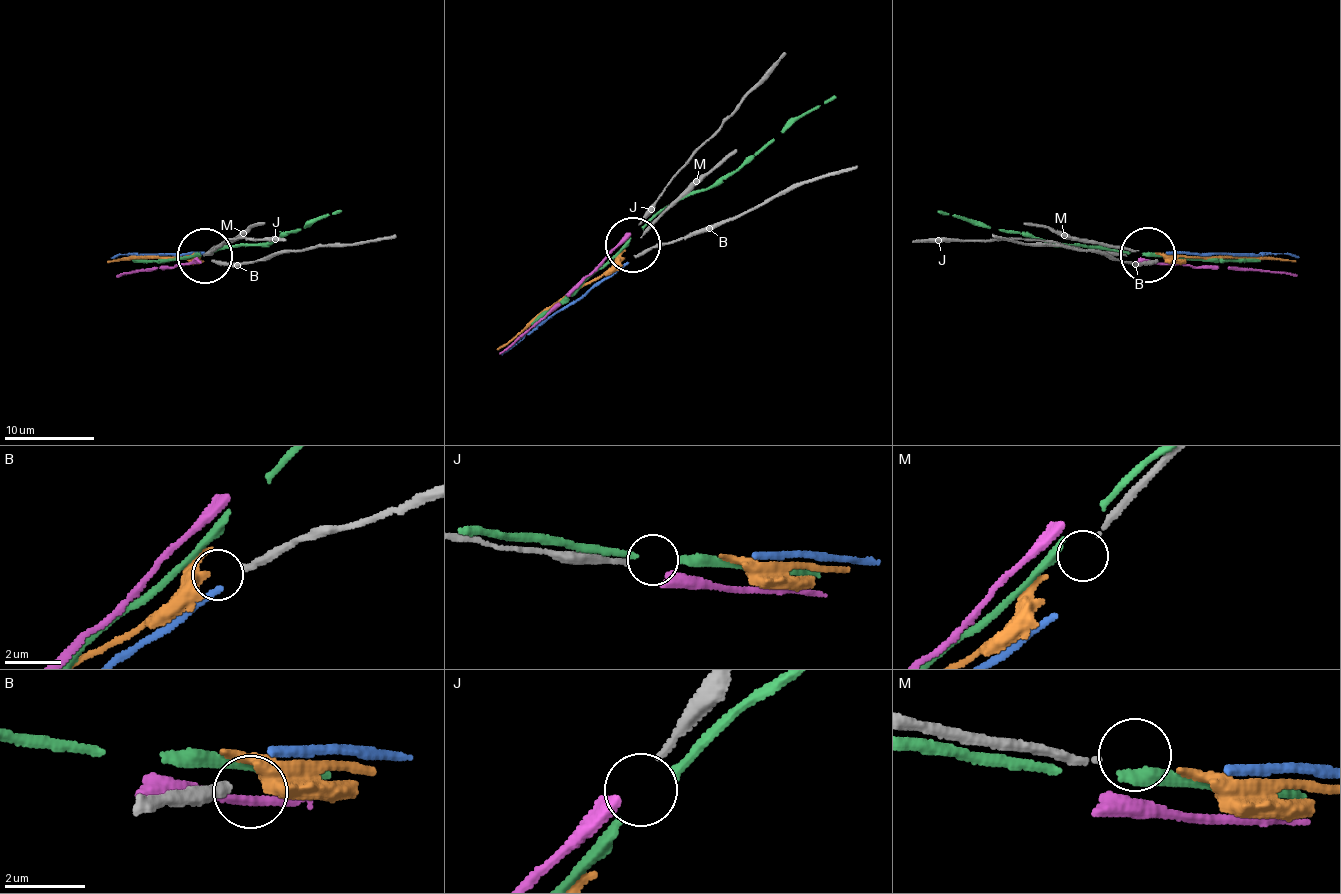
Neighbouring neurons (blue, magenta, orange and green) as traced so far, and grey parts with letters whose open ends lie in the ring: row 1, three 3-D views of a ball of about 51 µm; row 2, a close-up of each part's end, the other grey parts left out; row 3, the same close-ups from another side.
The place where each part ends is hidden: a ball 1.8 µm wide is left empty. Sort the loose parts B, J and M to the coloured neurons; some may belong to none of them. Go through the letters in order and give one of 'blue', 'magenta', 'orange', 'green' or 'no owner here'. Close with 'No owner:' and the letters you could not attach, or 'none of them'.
B: no owner here
J: no owner here
M: no owner here
No owner: B, J, M

